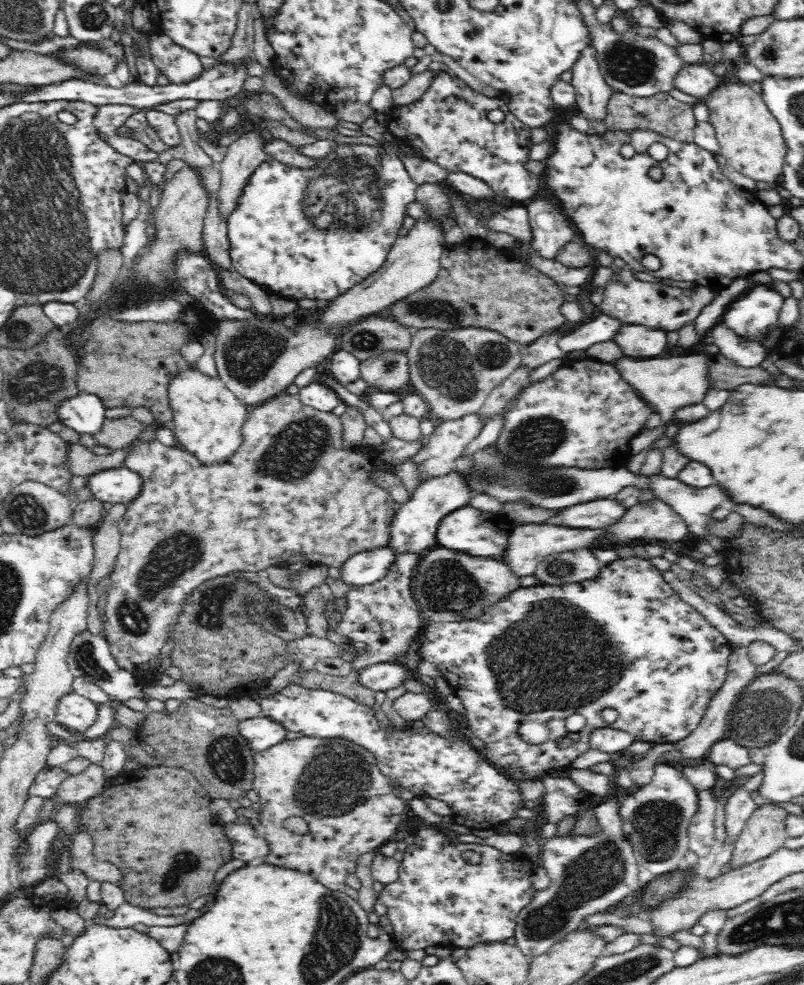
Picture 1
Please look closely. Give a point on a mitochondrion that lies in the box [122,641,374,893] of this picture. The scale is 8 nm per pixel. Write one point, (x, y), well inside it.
(227, 762)

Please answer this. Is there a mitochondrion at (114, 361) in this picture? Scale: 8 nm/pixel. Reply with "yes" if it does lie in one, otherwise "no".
no

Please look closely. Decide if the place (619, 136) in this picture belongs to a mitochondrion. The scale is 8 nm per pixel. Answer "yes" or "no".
no

